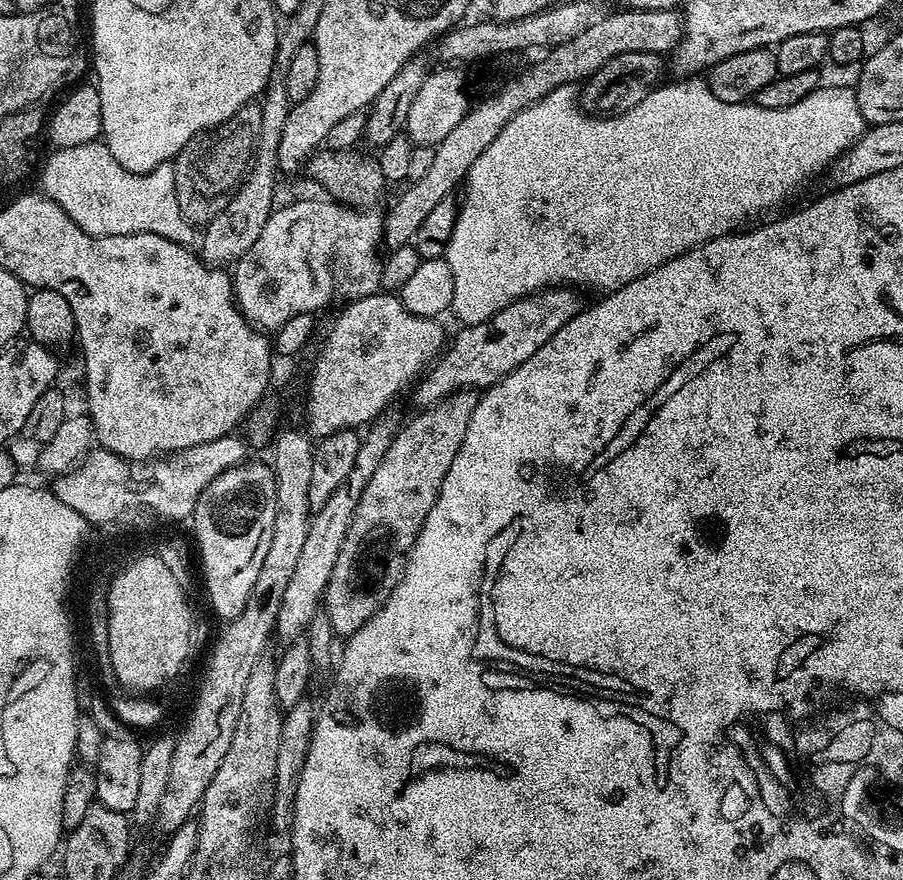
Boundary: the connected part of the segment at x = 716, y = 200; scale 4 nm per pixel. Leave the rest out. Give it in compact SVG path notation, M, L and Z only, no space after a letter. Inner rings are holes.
M680 78L677 84L666 84L653 88L650 94L646 94L646 98L642 98L642 102L638 102L638 106L634 106L634 110L626 110L626 114L607 118L589 116L581 110L573 85L567 84L519 112L506 126L506 130L502 130L502 134L498 134L498 138L494 138L494 142L486 146L478 162L474 162L468 172L466 180L469 185L472 183L472 189L465 194L464 200L462 196L462 210L446 245L446 259L454 278L451 311L456 312L461 325L487 324L489 318L498 314L498 310L549 286L590 284L594 288L604 288L600 290L615 290L623 284L634 282L634 278L662 266L667 260L673 260L683 252L689 252L691 248L737 231L747 216L782 199L799 180L804 180L815 172L823 173L832 161L866 131L865 122L858 110L858 98L851 87L821 86L806 94L806 98L802 98L802 102L794 106L782 106L782 110L766 110L754 102L731 104L714 98L708 81L704 78Z

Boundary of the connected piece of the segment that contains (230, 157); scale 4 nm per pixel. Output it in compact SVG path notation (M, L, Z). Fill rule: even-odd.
M243 104L226 122L193 136L175 158L176 197L182 214L193 226L207 226L228 204L248 172L262 125L260 104Z

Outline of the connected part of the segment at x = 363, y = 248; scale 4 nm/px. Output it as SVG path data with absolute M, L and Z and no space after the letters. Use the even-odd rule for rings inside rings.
M331 198L323 199L296 200L293 204L286 205L285 208L277 207L263 227L258 240L254 242L253 248L246 250L240 259L235 261L234 268L236 268L236 272L234 271L232 291L236 297L236 303L240 306L240 311L244 313L249 324L261 330L275 330L281 328L286 322L290 322L290 318L294 318L298 314L306 314L307 312L319 313L319 308L324 308L331 302L332 295L344 300L343 302L351 302L360 300L363 296L370 296L380 288L380 265L382 263L382 252L380 256L380 248L382 249L381 217L368 216L372 214L364 210L350 208L347 204L339 203Z

